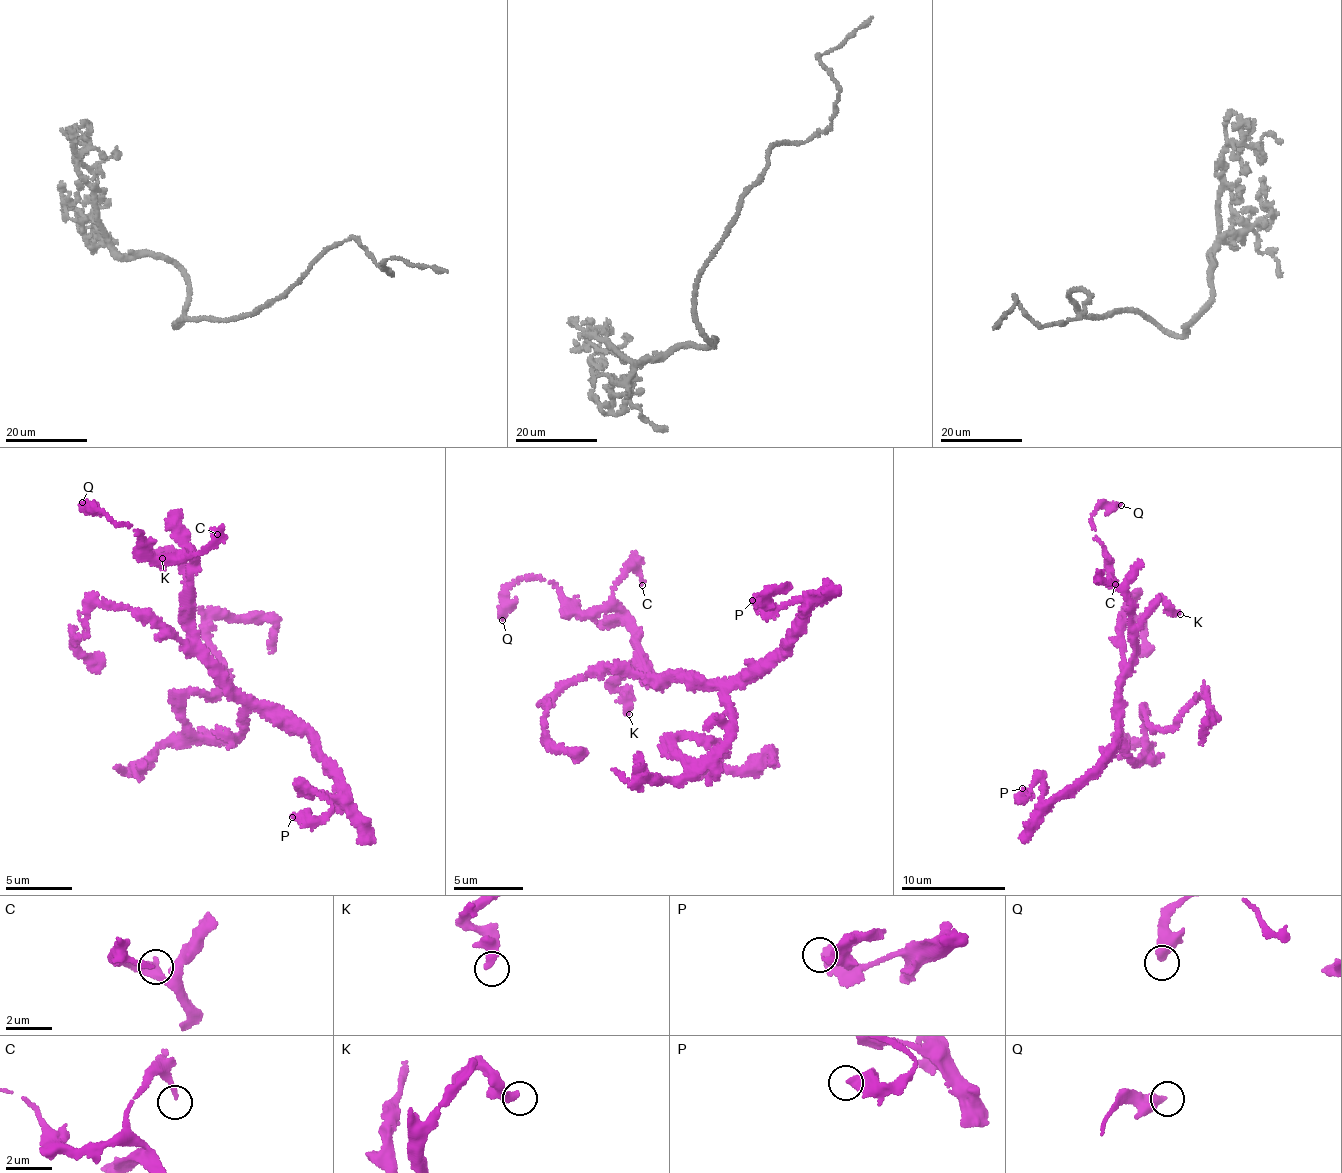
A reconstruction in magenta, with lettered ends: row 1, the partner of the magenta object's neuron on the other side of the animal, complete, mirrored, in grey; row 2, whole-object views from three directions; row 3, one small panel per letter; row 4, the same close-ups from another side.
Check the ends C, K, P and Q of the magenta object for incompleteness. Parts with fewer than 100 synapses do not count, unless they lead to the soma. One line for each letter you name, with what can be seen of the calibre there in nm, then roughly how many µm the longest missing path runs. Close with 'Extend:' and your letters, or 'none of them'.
Extend: none of them

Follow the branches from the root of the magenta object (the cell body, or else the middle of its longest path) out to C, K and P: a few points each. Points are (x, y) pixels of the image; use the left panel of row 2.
C: (240, 700), (240, 692), (199, 641), (195, 627), (191, 560), (195, 555), (186, 557), (209, 549), (217, 534)
K: (240, 700), (240, 692), (230, 685), (223, 667), (199, 641), (190, 576), (161, 554), (162, 558)
P: (240, 700), (257, 700), (289, 716), (334, 769), (337, 795), (307, 789), (319, 792), (329, 810), (292, 817)

